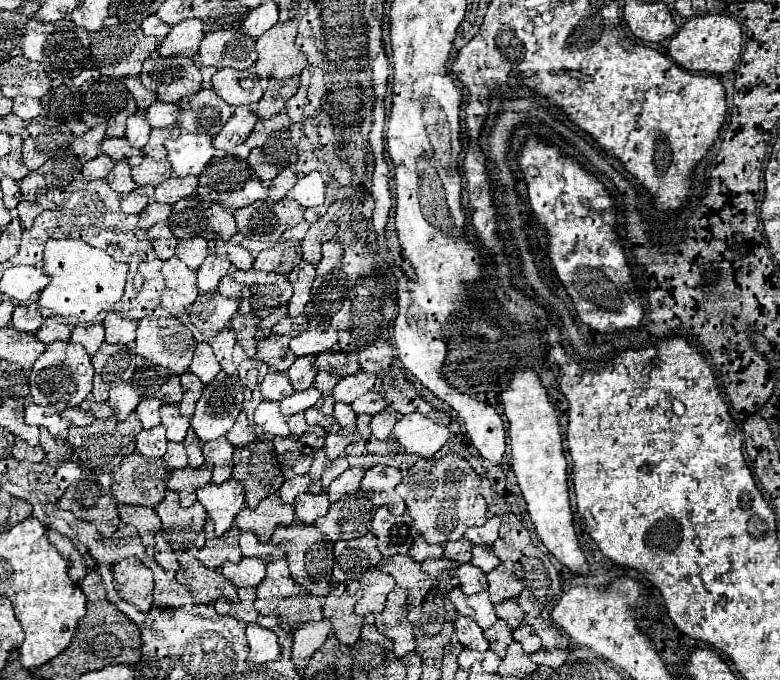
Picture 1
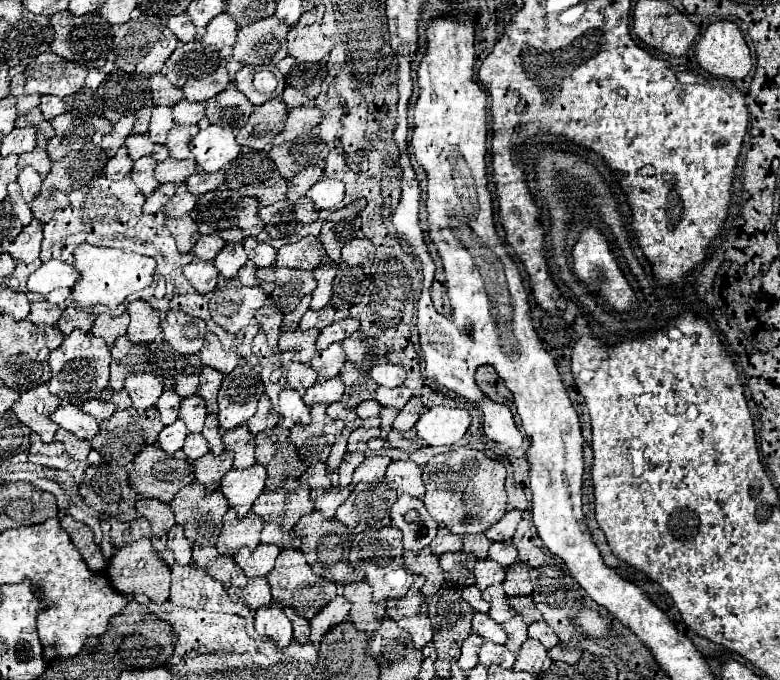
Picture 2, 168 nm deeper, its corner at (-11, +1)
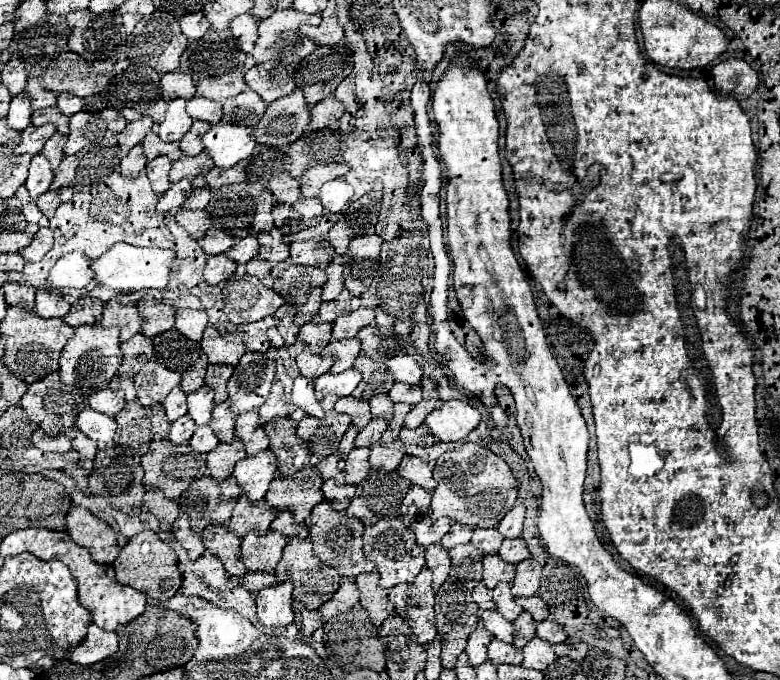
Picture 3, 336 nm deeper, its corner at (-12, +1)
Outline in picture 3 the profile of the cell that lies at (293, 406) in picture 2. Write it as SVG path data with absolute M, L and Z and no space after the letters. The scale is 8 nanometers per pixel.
M297 377L295 383L293 383L293 389L291 389L291 403L299 409L303 409L307 415L311 417L323 417L323 409L319 405L319 399L315 397L313 393L313 383L305 377Z

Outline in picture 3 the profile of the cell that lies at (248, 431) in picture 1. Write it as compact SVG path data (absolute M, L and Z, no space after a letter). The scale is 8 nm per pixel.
M273 383L267 401L263 403L263 407L259 407L261 425L269 423L275 417L287 417L287 413L289 413L289 407L283 399L283 387L281 387L281 383Z

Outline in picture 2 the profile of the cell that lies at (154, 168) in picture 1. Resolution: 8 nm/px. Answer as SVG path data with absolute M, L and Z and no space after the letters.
M168 157L166 161L156 165L156 179L160 183L182 183L186 181L190 175L194 175L198 171L198 165L194 159L172 159Z

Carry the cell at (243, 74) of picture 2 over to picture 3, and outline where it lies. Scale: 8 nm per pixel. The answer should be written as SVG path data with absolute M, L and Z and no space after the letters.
M259 63L253 65L247 73L245 73L245 83L249 89L253 89L265 103L275 101L277 97L289 95L297 83L295 83L295 75L291 69L287 69L283 63Z

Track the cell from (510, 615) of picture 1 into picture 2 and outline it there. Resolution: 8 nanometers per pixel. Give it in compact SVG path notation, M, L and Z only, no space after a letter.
M512 597L512 599L510 599L510 605L514 607L516 613L520 613L520 615L526 619L528 625L542 619L542 613L536 609L536 605L532 603L530 597Z

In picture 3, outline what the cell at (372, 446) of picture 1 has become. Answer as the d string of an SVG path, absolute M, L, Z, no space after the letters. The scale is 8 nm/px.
M424 423L417 429L404 427L399 434L400 440L404 444L429 444L432 442L432 434Z

